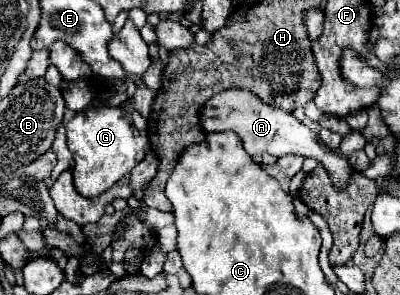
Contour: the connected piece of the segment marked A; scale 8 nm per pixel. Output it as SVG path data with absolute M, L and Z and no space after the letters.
M226 89L218 95L214 95L200 113L200 125L204 133L214 133L214 131L234 131L242 143L248 155L254 159L260 159L262 153L270 153L274 157L282 157L288 153L296 153L302 157L314 157L320 161L326 171L332 175L332 181L336 187L344 187L350 177L350 163L340 151L328 149L324 143L320 143L318 135L314 135L302 121L298 121L292 113L282 111L280 107L272 107L258 99L254 93L246 89Z

